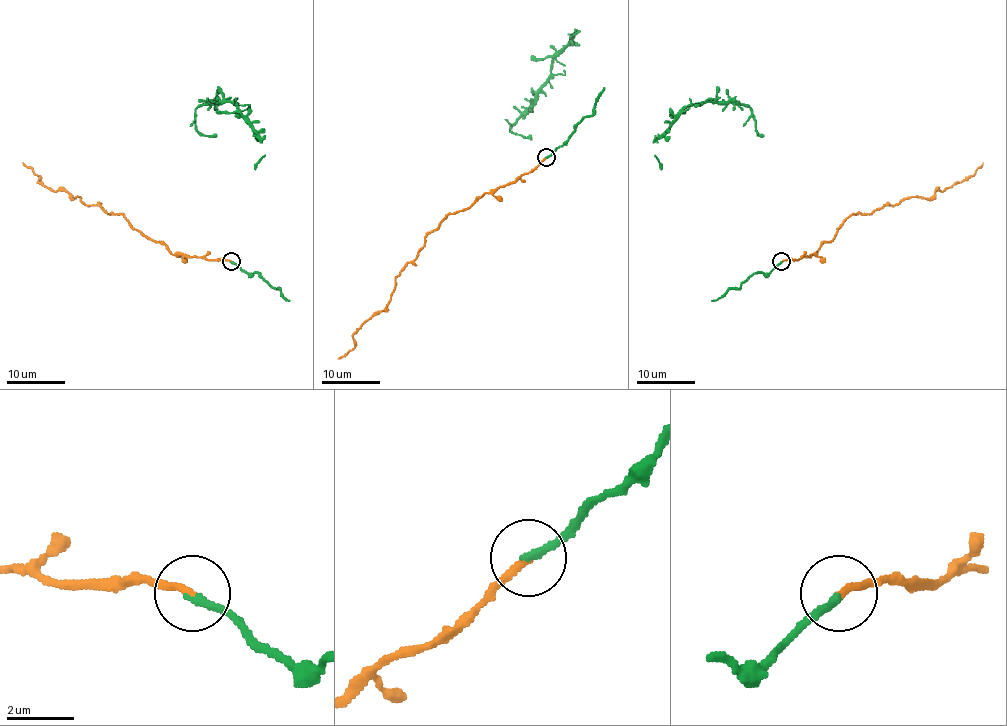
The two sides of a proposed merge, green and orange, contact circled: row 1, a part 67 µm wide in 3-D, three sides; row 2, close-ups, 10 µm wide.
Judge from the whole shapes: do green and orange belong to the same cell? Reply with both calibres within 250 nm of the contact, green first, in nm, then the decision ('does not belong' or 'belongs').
240/240 nm | belongs

